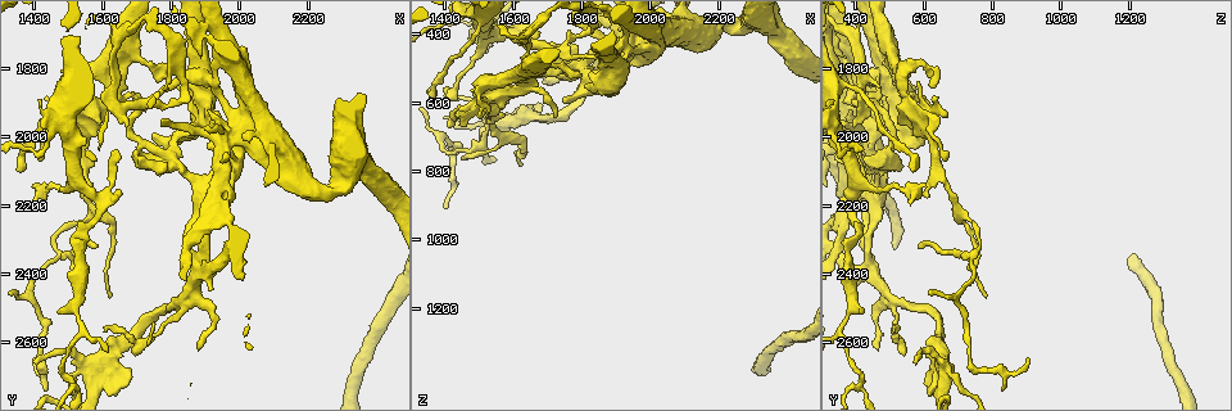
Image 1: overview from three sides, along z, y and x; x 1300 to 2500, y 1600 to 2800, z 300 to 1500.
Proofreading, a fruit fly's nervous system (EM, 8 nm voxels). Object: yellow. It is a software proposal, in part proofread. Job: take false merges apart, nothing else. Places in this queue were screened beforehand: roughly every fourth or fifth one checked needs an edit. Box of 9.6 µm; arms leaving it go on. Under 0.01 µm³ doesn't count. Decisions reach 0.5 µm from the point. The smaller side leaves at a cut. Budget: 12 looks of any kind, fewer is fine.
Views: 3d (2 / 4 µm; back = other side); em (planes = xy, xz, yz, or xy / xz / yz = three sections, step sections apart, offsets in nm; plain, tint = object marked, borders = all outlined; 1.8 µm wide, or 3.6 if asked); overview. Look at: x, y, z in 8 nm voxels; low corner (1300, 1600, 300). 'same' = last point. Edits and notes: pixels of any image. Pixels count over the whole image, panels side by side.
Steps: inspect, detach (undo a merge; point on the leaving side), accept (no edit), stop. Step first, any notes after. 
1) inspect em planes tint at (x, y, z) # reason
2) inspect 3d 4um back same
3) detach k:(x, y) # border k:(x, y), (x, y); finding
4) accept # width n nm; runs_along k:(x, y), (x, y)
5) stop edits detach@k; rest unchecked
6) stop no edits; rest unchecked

inspect 3d 4um back at (1570, 2700, 670) # four arms meet

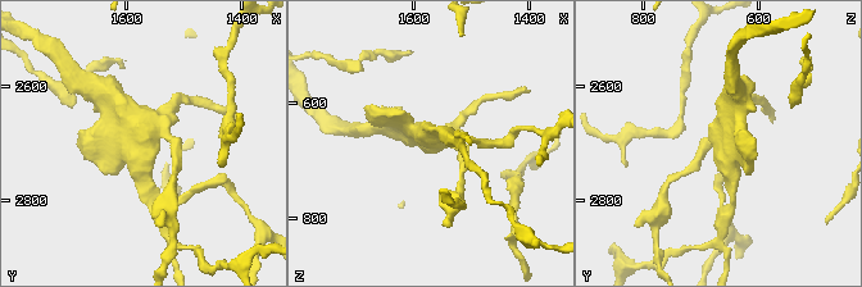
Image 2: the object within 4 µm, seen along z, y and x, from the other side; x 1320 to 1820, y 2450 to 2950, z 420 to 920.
inspect em planes tint at (1565, 2705, 665)

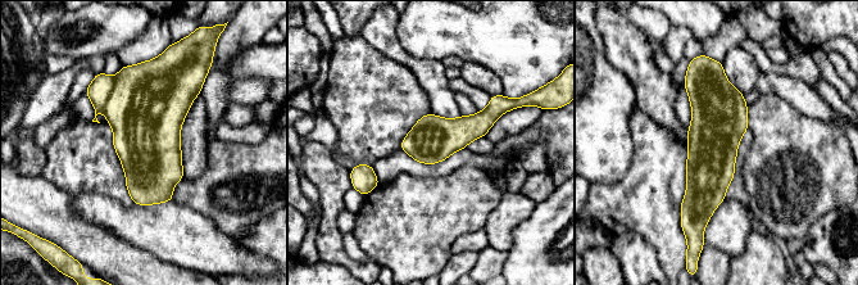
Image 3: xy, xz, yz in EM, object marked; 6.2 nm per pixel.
detach 3:(99, 90) # border 3:(114, 77), (114, 85), (103, 109); a second neuron is stuck on

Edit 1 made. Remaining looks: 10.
inspect em planes tint at (1470, 2320, 760) # sharp bend

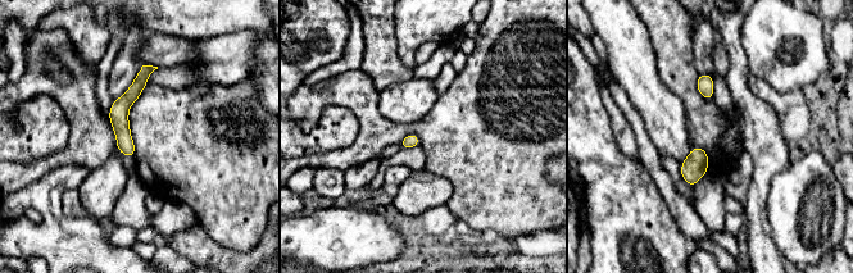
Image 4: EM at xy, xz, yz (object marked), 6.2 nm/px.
accept # runs_along 4:(149, 68), (122, 105), (128, 153); one neuron here

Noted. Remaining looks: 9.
inspect em planes tint at (1450, 1960, 630) # sudden change in width

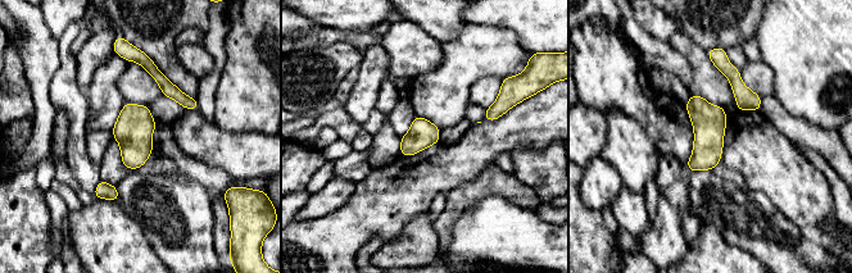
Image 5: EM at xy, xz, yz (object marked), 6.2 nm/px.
accept # width 180 nm; all the same neuron

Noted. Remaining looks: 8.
inspect em 3.6um xz step 16 borders at (1700, 2060, 460) # touches itself

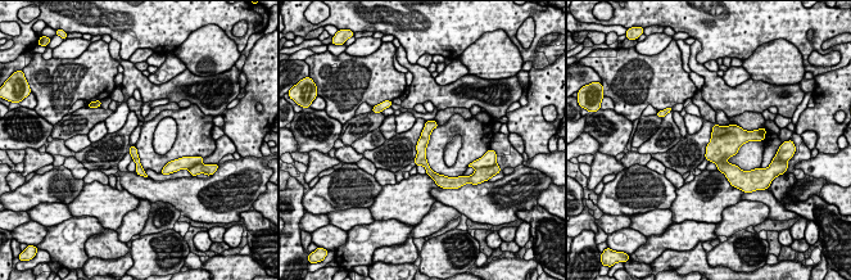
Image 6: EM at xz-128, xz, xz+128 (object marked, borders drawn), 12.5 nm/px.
accept # width 100 nm; runs_along 6:(429, 123), (421, 159), (438, 177); continuous, no second neuron

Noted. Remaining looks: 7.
inspect 3d 4um at (1970, 2000, 420)

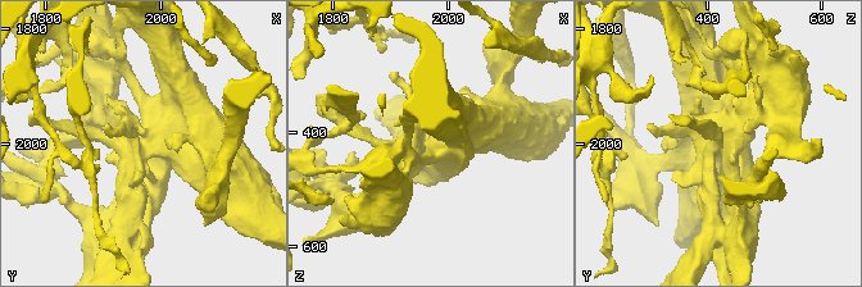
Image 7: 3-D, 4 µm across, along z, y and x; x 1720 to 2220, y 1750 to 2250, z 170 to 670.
inspect em planes tint at (1970, 1990, 425) # need the tissue

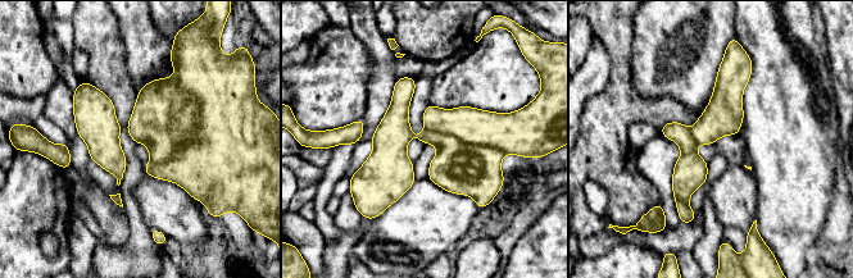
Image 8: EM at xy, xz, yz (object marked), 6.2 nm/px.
detach 8:(232, 131) # part_leaving 8:(182, 82), (203, 108), (195, 194); two neurons meet here

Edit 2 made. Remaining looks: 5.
stop edits detach@3, detach@8; rest unchecked

